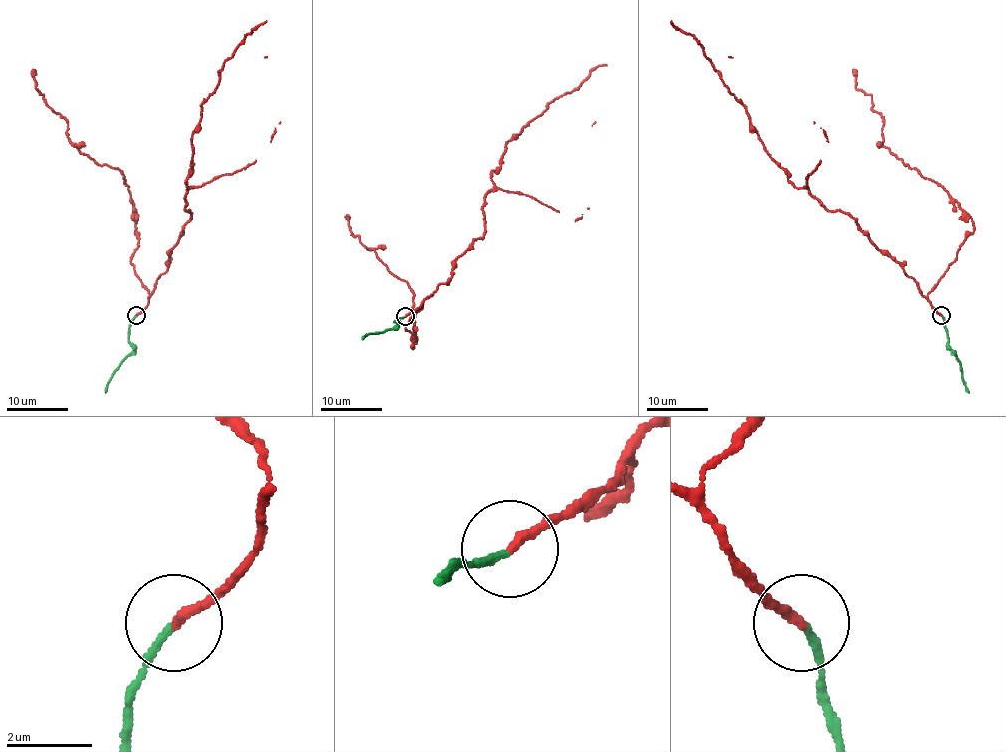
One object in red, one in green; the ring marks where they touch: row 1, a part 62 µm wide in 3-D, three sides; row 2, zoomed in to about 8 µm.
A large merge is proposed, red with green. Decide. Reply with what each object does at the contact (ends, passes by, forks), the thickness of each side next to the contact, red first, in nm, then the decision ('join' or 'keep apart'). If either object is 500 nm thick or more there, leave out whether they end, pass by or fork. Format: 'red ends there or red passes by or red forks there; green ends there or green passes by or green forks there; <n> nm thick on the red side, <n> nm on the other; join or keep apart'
red ends there; green ends there; 240 nm thick on the red side, 160 nm on the other; join

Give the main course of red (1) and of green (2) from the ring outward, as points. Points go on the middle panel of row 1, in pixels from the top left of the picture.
1: (405, 316), (452, 277), (453, 262), (483, 236), (485, 196), (506, 144), (554, 100), (606, 65)
2: (405, 317), (393, 322), (398, 323), (383, 332), (370, 332), (362, 339)

